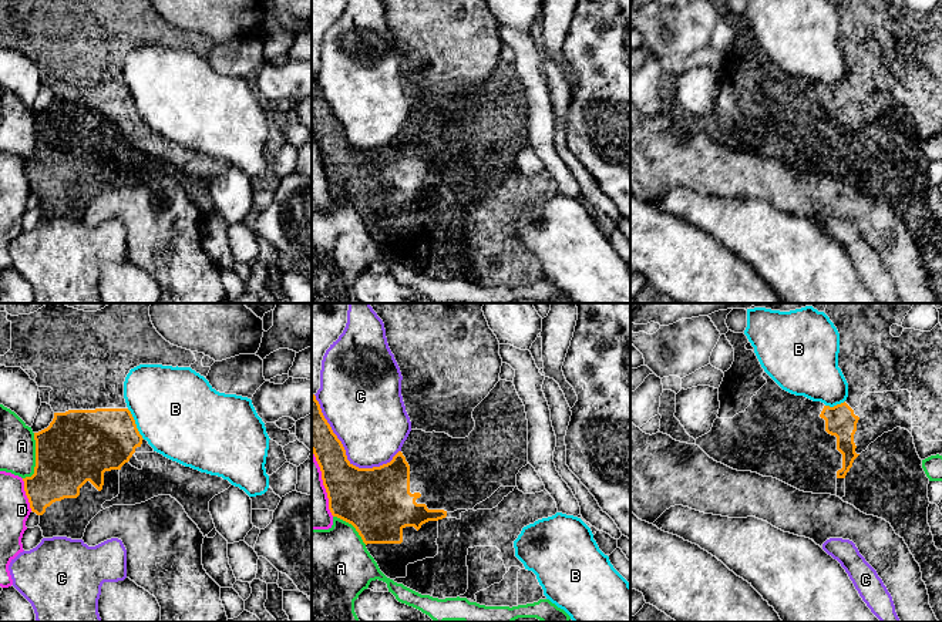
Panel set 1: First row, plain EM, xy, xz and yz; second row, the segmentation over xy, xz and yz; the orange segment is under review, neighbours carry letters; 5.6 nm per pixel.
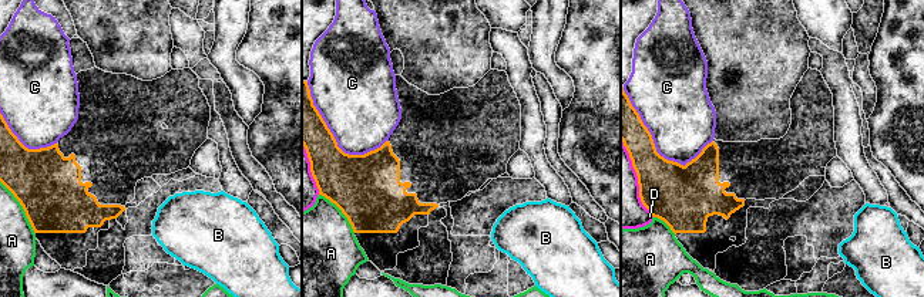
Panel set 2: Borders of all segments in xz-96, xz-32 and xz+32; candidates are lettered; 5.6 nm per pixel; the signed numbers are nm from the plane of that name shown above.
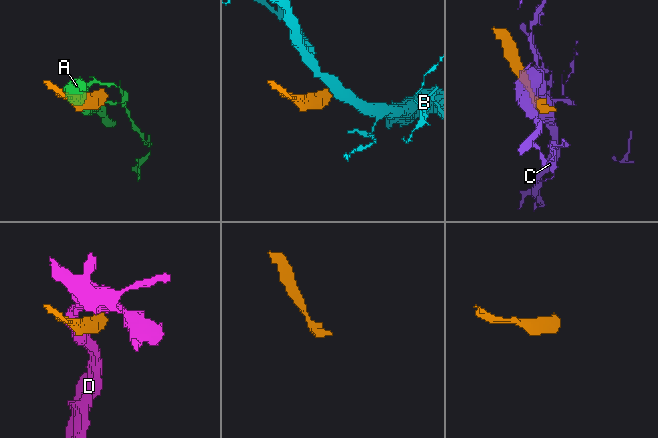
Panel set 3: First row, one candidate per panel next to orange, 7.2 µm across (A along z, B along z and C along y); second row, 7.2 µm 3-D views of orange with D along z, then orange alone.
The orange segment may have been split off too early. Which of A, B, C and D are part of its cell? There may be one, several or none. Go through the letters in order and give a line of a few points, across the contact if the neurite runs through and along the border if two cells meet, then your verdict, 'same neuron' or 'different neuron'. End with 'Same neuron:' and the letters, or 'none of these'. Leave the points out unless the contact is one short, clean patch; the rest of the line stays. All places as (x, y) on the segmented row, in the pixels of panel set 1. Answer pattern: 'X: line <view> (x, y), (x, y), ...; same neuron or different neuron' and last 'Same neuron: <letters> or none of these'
A: different neuron
B: line xy (127, 409), (144, 439); different neuron
C: different neuron
D: different neuron
Same neuron: none of these

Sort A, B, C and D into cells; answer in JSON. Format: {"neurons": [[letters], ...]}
{"neurons": [["A"], ["B"], ["C"], ["D"]]}

